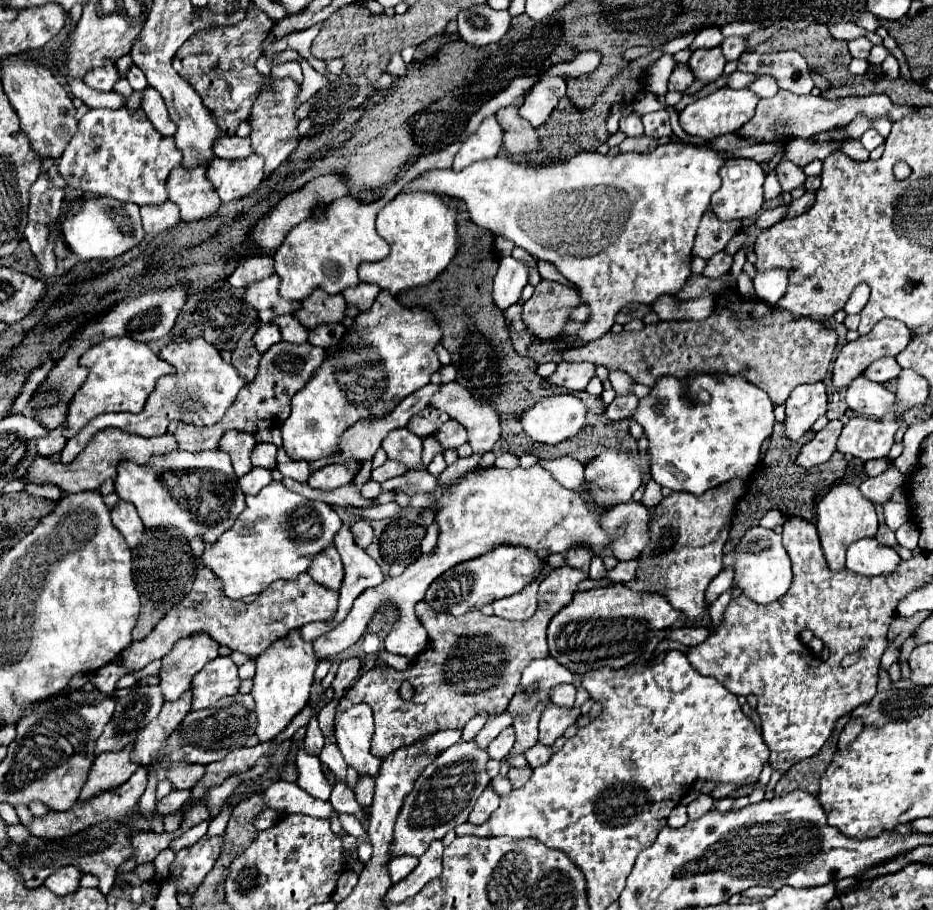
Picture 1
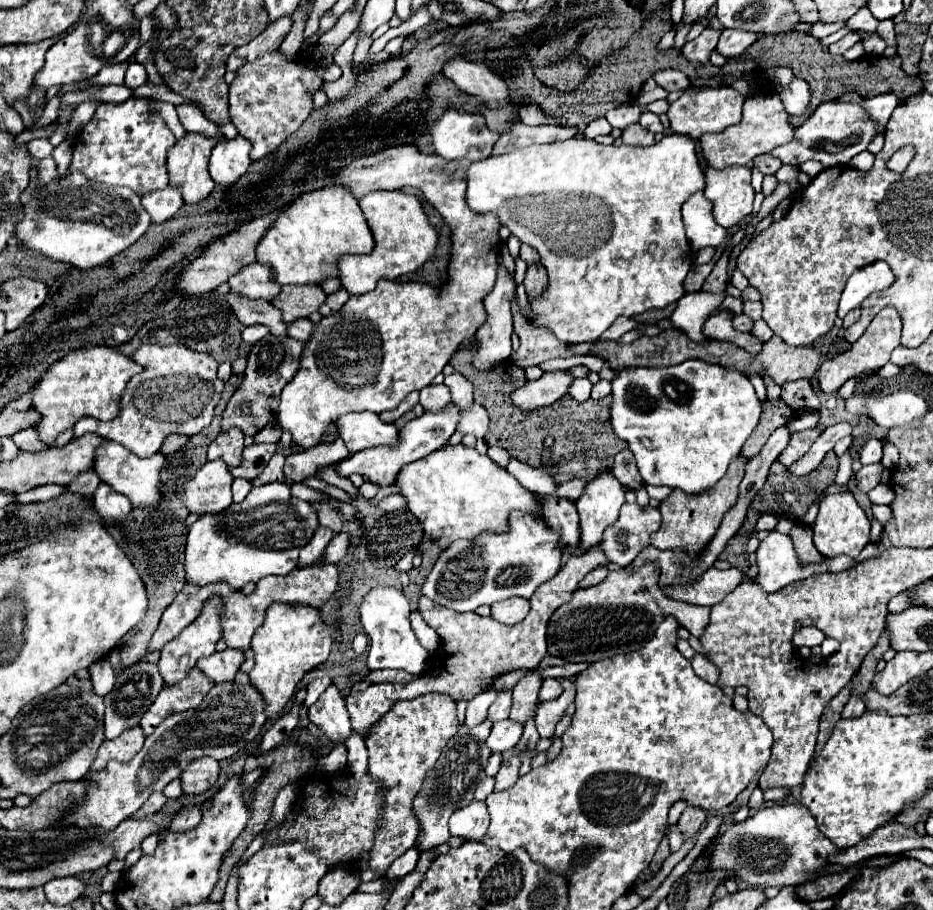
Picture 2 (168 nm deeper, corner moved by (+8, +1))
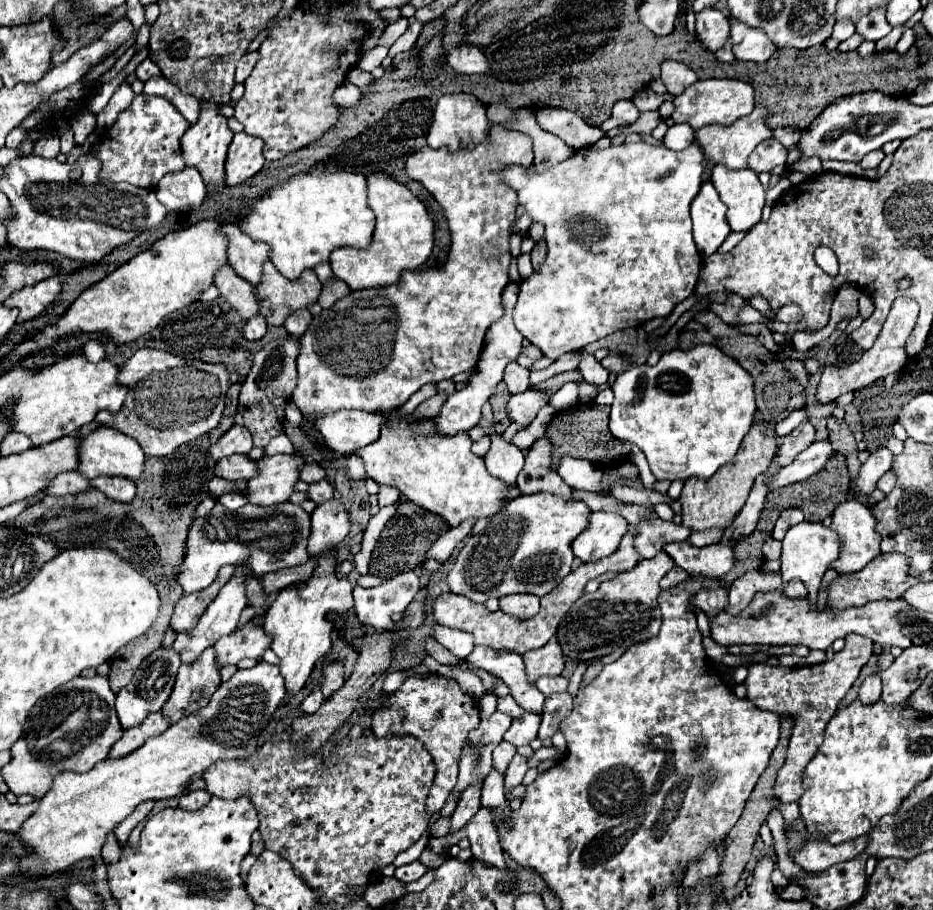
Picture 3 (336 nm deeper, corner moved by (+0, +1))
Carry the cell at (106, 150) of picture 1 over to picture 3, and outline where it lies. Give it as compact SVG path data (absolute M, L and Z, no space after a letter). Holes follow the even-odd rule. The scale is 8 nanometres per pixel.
M147 94L135 96L131 106L119 114L117 122L99 132L99 148L93 154L101 162L99 178L109 182L129 182L153 190L165 174L181 172L185 168L179 140L187 128L189 122L165 98Z

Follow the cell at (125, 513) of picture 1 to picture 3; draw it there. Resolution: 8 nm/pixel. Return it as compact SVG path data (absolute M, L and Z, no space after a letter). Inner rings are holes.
M99 476L91 480L93 488L99 488L107 498L115 502L131 502L135 498L135 484L127 478L109 478L109 476Z

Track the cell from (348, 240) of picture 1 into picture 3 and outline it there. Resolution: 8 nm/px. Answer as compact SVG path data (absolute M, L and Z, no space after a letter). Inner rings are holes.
M307 172L289 178L275 186L269 194L253 202L249 212L241 222L241 230L249 234L257 242L265 242L271 246L271 262L275 268L289 280L299 280L305 270L313 270L317 264L329 262L333 250L351 246L363 250L373 240L375 230L375 216L373 210L367 206L367 180L361 174L353 172Z

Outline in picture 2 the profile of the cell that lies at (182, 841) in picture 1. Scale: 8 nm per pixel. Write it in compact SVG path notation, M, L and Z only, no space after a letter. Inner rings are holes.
M185 806L171 820L171 830L175 830L175 832L193 830L199 824L199 820L201 820L201 810L197 806Z

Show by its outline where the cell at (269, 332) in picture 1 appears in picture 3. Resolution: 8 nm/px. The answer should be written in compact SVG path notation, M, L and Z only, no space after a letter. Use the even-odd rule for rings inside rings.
M255 316L255 318L247 320L247 324L243 328L243 336L247 340L259 340L265 336L265 332L267 332L267 322L263 316Z

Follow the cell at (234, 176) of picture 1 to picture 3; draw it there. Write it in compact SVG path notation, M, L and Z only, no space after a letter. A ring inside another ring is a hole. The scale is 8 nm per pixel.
M239 132L233 136L233 142L227 152L225 160L225 174L227 174L227 186L237 186L245 182L247 178L255 176L263 164L263 140L249 136L245 132Z

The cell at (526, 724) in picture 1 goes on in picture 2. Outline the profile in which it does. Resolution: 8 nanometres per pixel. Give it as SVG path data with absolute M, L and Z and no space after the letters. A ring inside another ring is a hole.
M531 670L525 674L513 688L513 706L511 706L511 720L517 720L525 724L525 720L531 716L531 712L537 708L539 702L539 688L541 688L541 674L537 670Z

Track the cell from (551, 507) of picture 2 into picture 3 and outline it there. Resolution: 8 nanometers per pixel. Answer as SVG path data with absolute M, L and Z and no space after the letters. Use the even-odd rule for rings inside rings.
M539 438L531 446L525 458L525 466L517 476L517 488L521 490L521 494L549 492L555 494L557 498L571 498L571 488L549 466L551 466L551 444L545 438Z

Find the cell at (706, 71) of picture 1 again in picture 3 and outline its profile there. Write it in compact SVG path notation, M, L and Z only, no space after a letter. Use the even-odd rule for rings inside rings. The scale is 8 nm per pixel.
M705 8L697 16L697 40L709 52L717 52L729 40L729 18L713 8Z

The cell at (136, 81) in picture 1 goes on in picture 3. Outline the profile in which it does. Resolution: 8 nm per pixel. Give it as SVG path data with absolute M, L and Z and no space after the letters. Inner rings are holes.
M145 58L145 60L137 66L135 74L137 74L137 78L139 78L141 82L147 82L147 80L153 78L153 76L161 76L161 70L159 70L149 58Z

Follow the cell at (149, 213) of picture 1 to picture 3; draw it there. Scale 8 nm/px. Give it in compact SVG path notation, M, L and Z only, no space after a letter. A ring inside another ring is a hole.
M185 168L175 174L165 174L155 188L155 194L167 210L187 210L197 208L205 200L205 184L195 168Z

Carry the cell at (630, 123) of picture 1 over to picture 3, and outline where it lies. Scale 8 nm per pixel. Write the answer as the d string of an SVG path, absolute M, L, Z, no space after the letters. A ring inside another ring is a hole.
M619 100L615 106L613 106L613 116L617 120L623 120L627 124L633 124L637 118L639 118L639 110L633 102L629 100Z

